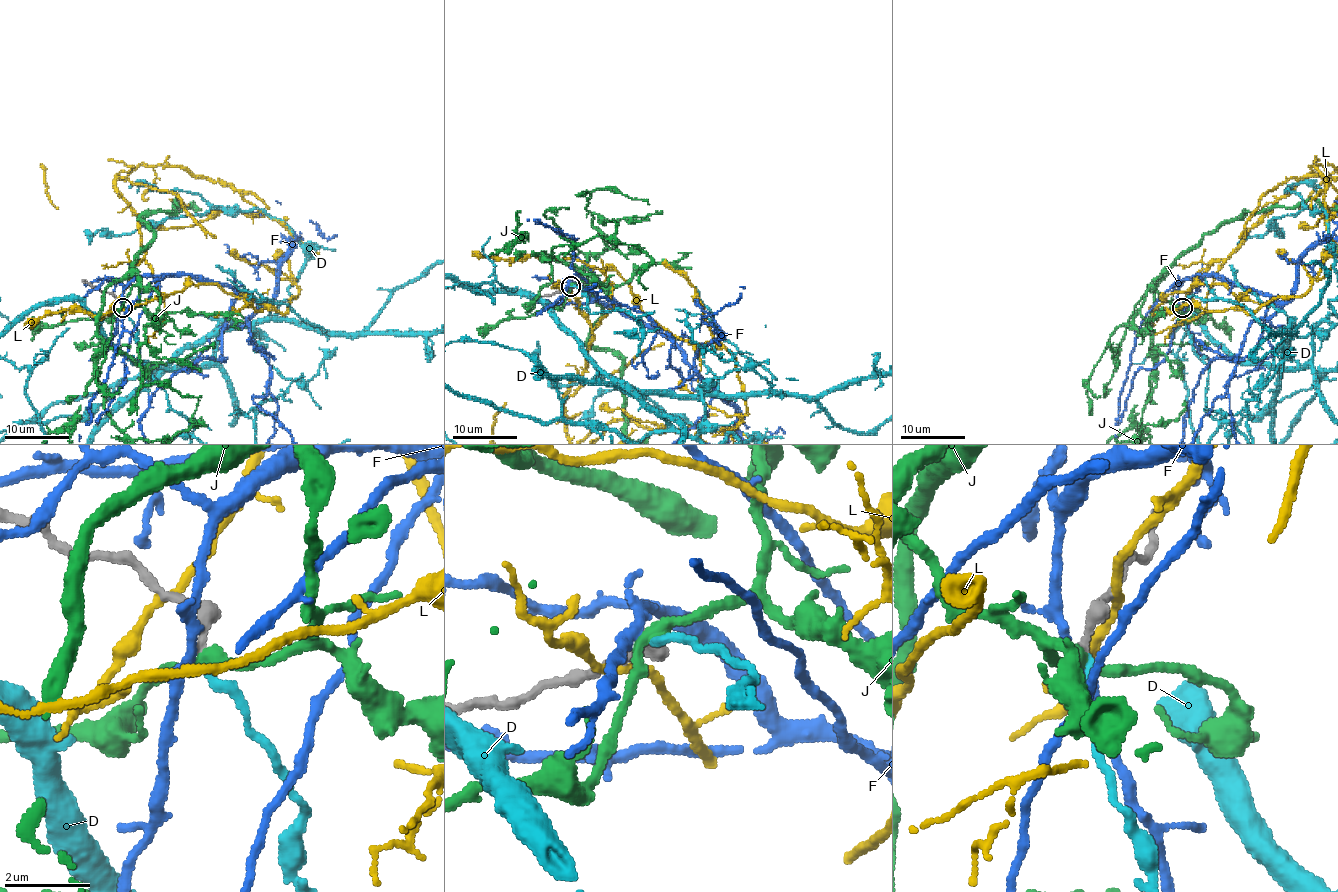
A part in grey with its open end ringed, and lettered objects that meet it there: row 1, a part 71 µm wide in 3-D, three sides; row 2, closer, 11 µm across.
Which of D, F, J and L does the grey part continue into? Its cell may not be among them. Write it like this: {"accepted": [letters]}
{"accepted": ["D"]}

